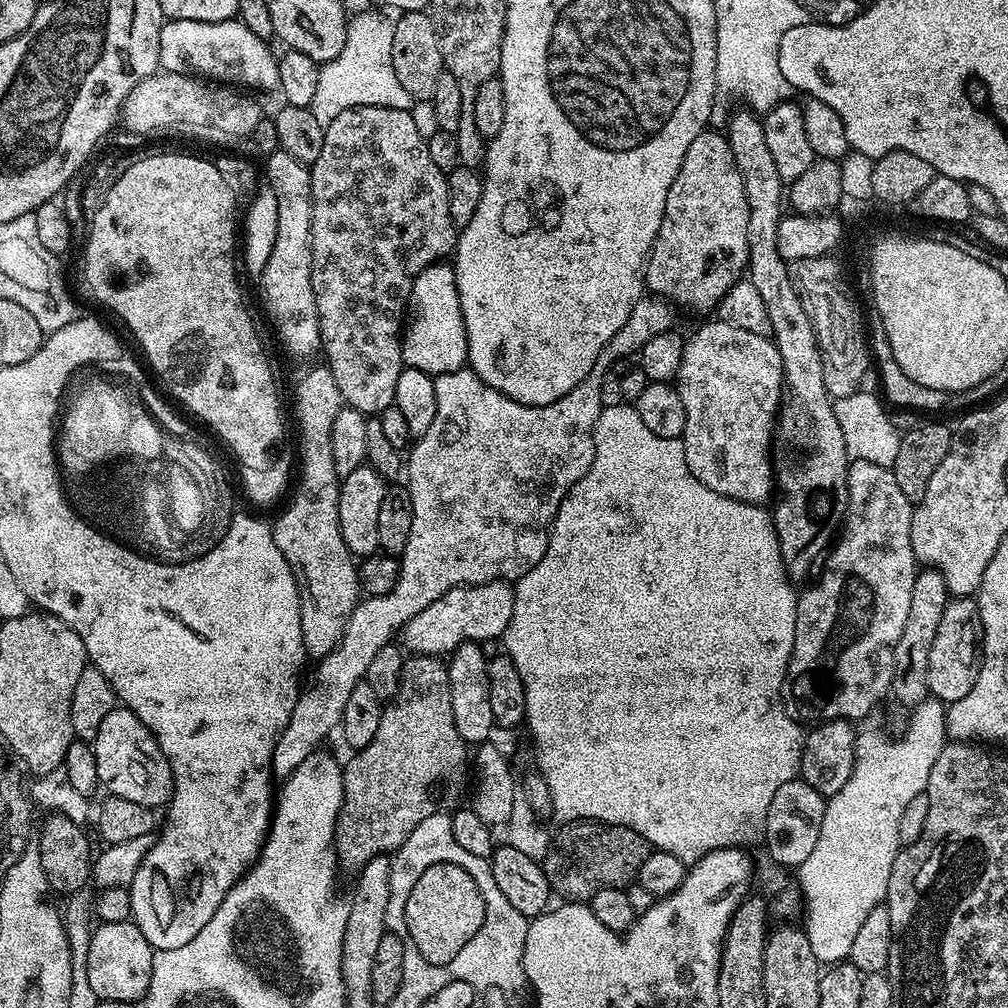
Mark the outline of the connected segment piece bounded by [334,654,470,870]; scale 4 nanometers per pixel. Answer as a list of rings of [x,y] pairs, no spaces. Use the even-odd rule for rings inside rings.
[[[409,655],[400,672],[400,685],[396,695],[382,714],[382,723],[374,742],[359,749],[349,758],[344,770],[344,797],[336,819],[334,847],[339,867],[359,870],[372,858],[395,853],[410,838],[421,822],[430,814],[448,812],[461,803],[464,783],[468,780],[470,748],[454,726],[454,706],[450,702],[450,678],[448,665],[438,656]]]

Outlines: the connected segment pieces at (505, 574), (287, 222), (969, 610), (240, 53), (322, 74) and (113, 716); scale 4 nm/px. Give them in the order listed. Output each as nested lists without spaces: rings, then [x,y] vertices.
[[[641,296],[638,302],[634,302],[634,310],[630,310],[630,318],[626,318],[618,334],[614,334],[614,338],[606,342],[602,354],[598,354],[594,370],[590,370],[590,374],[586,374],[586,378],[582,378],[582,382],[578,382],[570,394],[546,406],[514,402],[506,394],[494,390],[468,366],[435,377],[434,422],[430,422],[430,430],[426,430],[426,434],[411,445],[406,456],[406,487],[412,503],[412,521],[410,538],[406,538],[406,546],[398,556],[400,576],[385,596],[361,599],[346,622],[346,630],[338,646],[317,663],[320,665],[312,676],[312,685],[309,688],[307,685],[301,691],[290,714],[290,722],[274,746],[270,765],[273,777],[292,776],[294,770],[298,770],[298,766],[302,766],[302,762],[306,762],[306,758],[323,745],[320,743],[332,731],[335,733],[339,729],[342,710],[346,710],[351,691],[367,677],[374,654],[393,643],[392,631],[395,628],[396,631],[403,629],[404,624],[414,618],[414,614],[426,610],[430,602],[438,602],[438,598],[450,590],[463,588],[466,584],[485,584],[495,580],[515,582],[534,570],[538,562],[542,562],[542,554],[546,554],[548,545],[548,534],[552,531],[552,523],[566,494],[584,477],[586,470],[590,470],[590,462],[594,462],[596,423],[605,408],[602,402],[602,378],[610,375],[617,362],[627,361],[630,358],[627,356],[635,357],[639,354],[650,338],[673,331],[677,327],[675,314],[659,296]]]
[[[282,151],[271,152],[266,158],[263,175],[275,193],[278,202],[278,232],[274,246],[265,269],[258,277],[260,283],[260,300],[264,303],[264,312],[272,323],[278,339],[292,356],[312,356],[321,351],[320,323],[318,322],[318,306],[314,306],[314,290],[312,289],[312,174],[309,165],[298,162],[298,158],[290,158],[290,154]]]
[[[958,596],[949,599],[942,610],[942,623],[934,634],[934,642],[930,642],[930,662],[926,666],[926,682],[929,693],[945,705],[958,702],[974,690],[974,682],[978,682],[978,670],[982,659],[982,633],[980,631],[980,607],[971,596]]]
[[[239,18],[222,22],[165,19],[158,38],[160,68],[163,71],[192,73],[212,82],[243,86],[248,90],[279,89],[280,65],[268,47],[269,41],[258,38],[258,34],[254,34],[254,30],[247,28]]]
[[[362,12],[349,19],[347,28],[347,40],[343,44],[338,57],[325,61],[321,65],[318,76],[317,91],[311,102],[311,114],[317,119],[318,124],[327,127],[334,118],[342,114],[343,109],[357,108],[360,105],[382,106],[390,109],[409,109],[413,104],[412,96],[407,94],[402,87],[402,82],[394,73],[393,58],[393,23],[380,18],[370,12]]]
[[[117,706],[106,714],[98,734],[91,741],[98,762],[98,778],[101,785],[113,796],[138,802],[138,806],[156,810],[167,805],[172,798],[172,771],[170,762],[162,754],[152,731],[129,708]]]

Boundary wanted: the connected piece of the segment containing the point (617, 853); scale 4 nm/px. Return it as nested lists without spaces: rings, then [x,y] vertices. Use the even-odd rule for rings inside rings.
[[[577,820],[563,825],[564,828],[557,836],[553,835],[550,840],[548,855],[542,863],[544,873],[548,875],[548,881],[553,893],[557,897],[568,902],[588,902],[598,890],[603,888],[623,888],[633,883],[639,877],[642,870],[642,862],[646,862],[650,851],[650,845],[646,838],[642,838],[634,830],[617,824],[601,824],[594,820]]]

